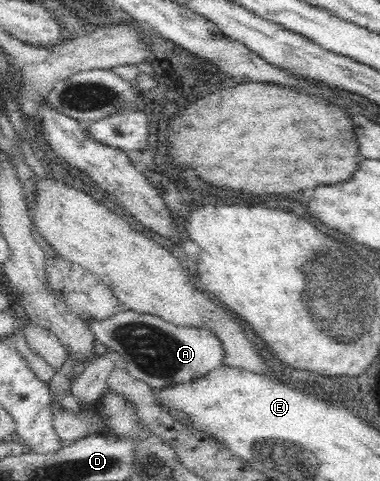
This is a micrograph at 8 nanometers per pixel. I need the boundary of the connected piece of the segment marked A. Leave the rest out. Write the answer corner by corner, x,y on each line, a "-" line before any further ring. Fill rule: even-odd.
130,309
120,311
107,319
85,318
94,339
115,351
120,364
128,374
152,387
167,387
177,383
191,383
205,377
222,363
221,342
211,330
199,327
179,327
163,321
156,315
137,313

